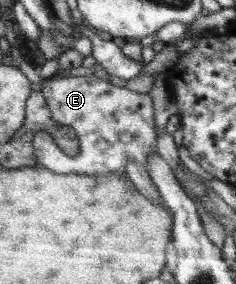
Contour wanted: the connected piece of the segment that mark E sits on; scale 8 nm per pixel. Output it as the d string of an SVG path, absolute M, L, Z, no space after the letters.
M95 75L56 78L56 80L50 80L49 78L49 80L42 82L41 93L46 100L52 120L62 124L61 126L70 126L80 140L80 151L72 157L64 154L49 133L46 131L36 132L34 138L32 138L34 157L44 166L44 169L50 169L55 173L78 173L90 176L93 174L120 173L128 183L133 183L126 176L126 163L130 159L134 159L136 163L140 163L144 169L148 170L146 159L156 149L156 144L154 144L156 142L155 113L152 112L153 101L148 94L137 93L126 88L122 83L101 79Z

